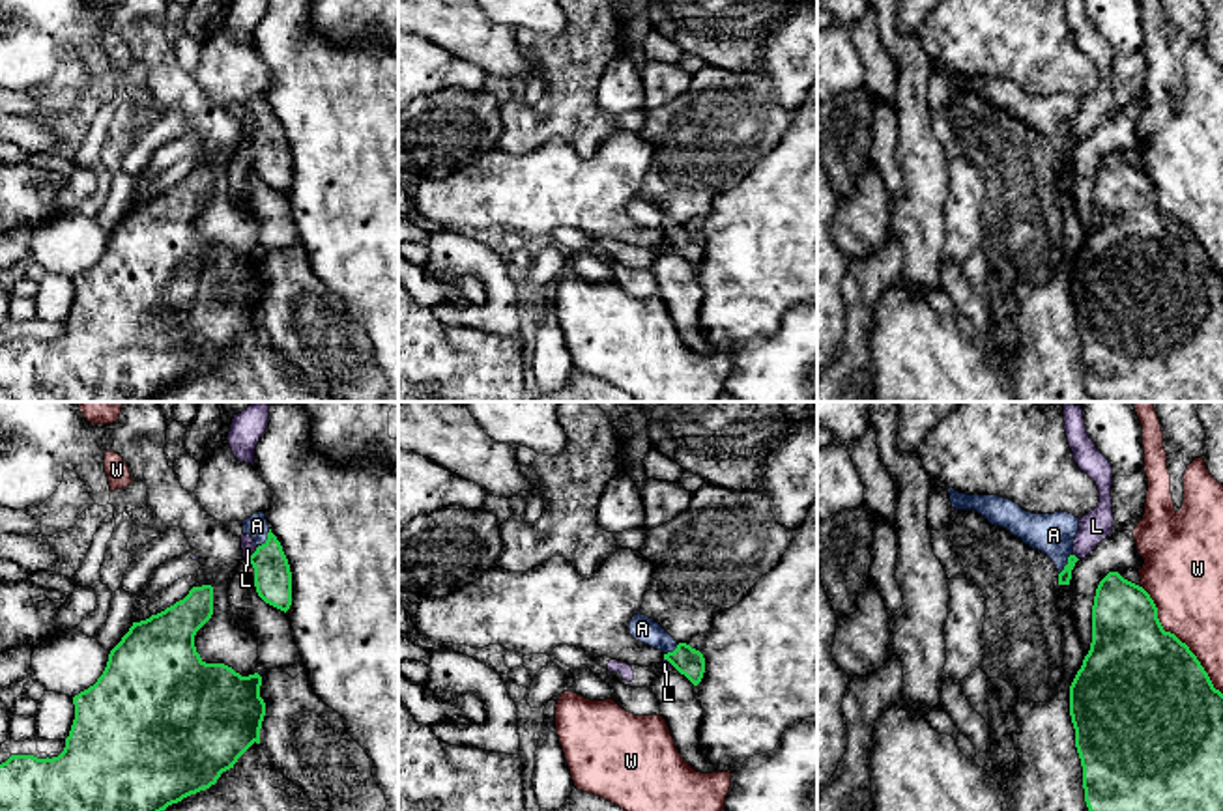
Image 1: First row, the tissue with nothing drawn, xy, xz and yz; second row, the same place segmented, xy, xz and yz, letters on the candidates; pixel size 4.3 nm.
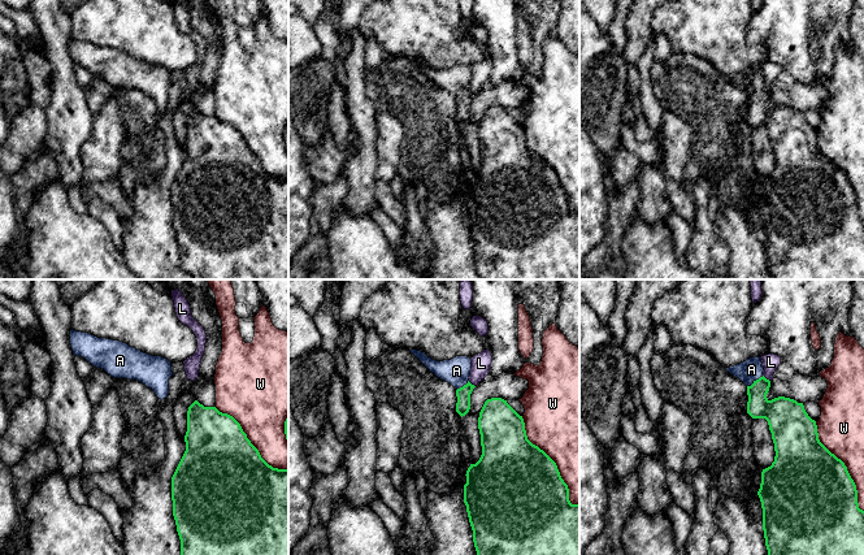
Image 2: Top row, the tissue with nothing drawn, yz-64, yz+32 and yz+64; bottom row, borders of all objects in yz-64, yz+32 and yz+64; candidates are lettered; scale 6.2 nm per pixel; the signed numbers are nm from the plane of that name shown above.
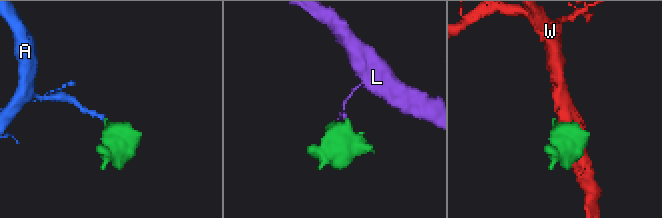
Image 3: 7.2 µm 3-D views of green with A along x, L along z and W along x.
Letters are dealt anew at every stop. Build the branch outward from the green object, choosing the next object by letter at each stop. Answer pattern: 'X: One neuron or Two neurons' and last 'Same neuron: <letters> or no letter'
A: One neuron
L: Two neurons
W: Two neurons
Same neuron: A

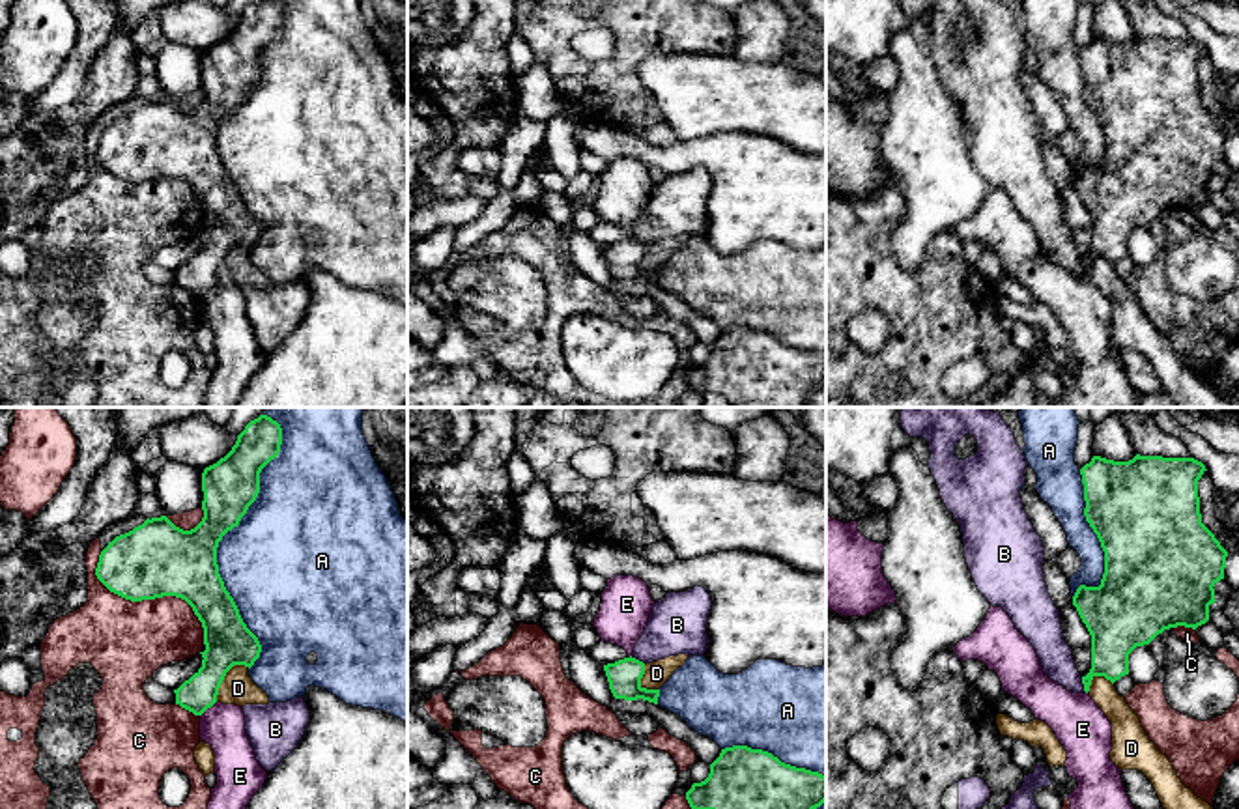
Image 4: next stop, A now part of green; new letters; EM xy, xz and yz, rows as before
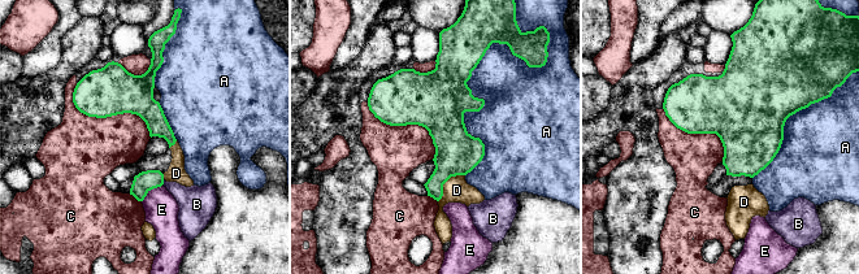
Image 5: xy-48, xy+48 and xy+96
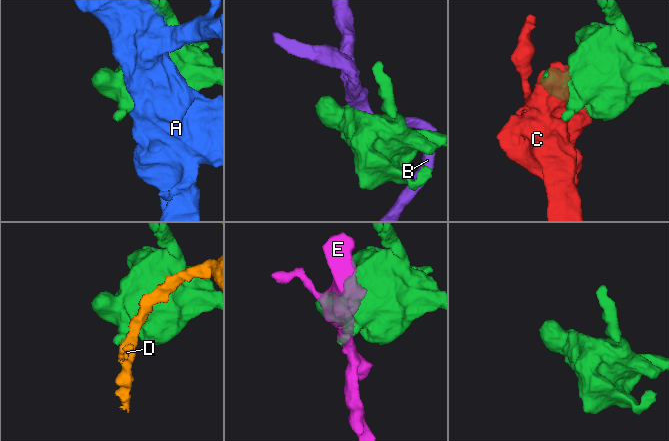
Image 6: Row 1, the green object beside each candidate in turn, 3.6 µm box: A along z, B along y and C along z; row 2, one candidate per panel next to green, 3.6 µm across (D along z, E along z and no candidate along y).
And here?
A: Two neurons
B: Two neurons
C: Two neurons
D: Two neurons
E: Two neurons
Same neuron: no letter

